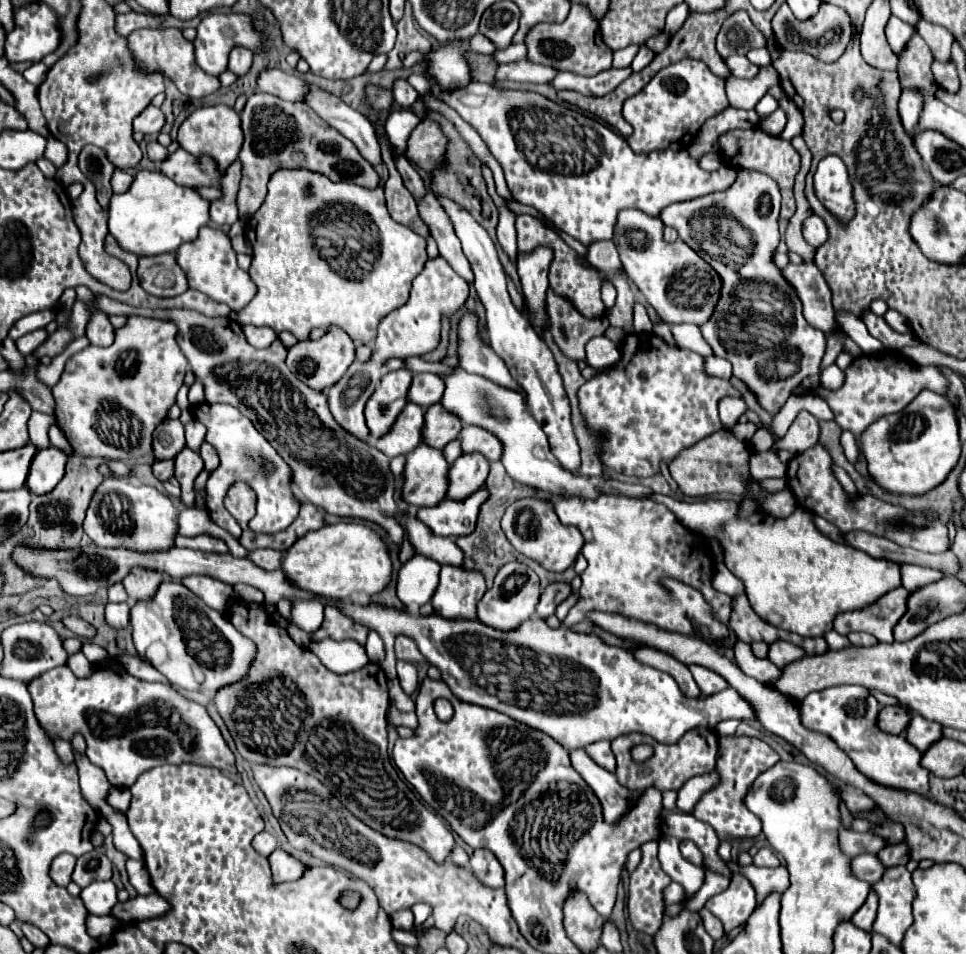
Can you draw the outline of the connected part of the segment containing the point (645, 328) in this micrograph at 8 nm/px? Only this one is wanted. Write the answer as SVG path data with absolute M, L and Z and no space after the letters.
M637 301L633 305L633 329L635 329L635 333L651 333L651 327L653 327L653 323L647 315L645 305Z

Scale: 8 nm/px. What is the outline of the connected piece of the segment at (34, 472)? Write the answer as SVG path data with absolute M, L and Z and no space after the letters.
M47 447L39 449L29 471L27 485L31 493L43 495L53 491L53 487L61 481L65 473L65 463L67 463L67 453L63 453L57 447Z

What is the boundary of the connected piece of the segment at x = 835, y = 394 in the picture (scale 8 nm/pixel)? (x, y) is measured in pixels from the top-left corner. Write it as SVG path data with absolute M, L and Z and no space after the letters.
M883 349L877 355L859 355L859 357L855 357L851 361L851 365L845 369L845 383L839 389L831 391L831 389L825 389L823 385L805 389L803 385L799 385L799 389L795 389L793 395L801 397L801 395L811 393L811 395L823 397L831 405L837 425L847 429L847 431L851 431L859 439L861 433L875 419L881 419L885 415L901 411L923 389L929 389L929 391L945 395L949 391L949 381L939 371L939 367L915 365L911 359L907 359L907 357L903 359L903 355L899 351Z

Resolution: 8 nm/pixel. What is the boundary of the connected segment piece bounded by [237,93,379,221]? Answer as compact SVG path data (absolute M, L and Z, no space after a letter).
M253 93L241 113L241 129L245 133L245 143L239 153L243 177L237 193L241 221L249 219L261 207L267 193L267 181L271 173L281 167L311 169L327 175L333 181L349 179L367 189L375 189L379 185L377 171L361 157L359 149L331 125L323 123L323 119L319 119L319 115L315 115L315 111L303 103L281 101L269 93Z

